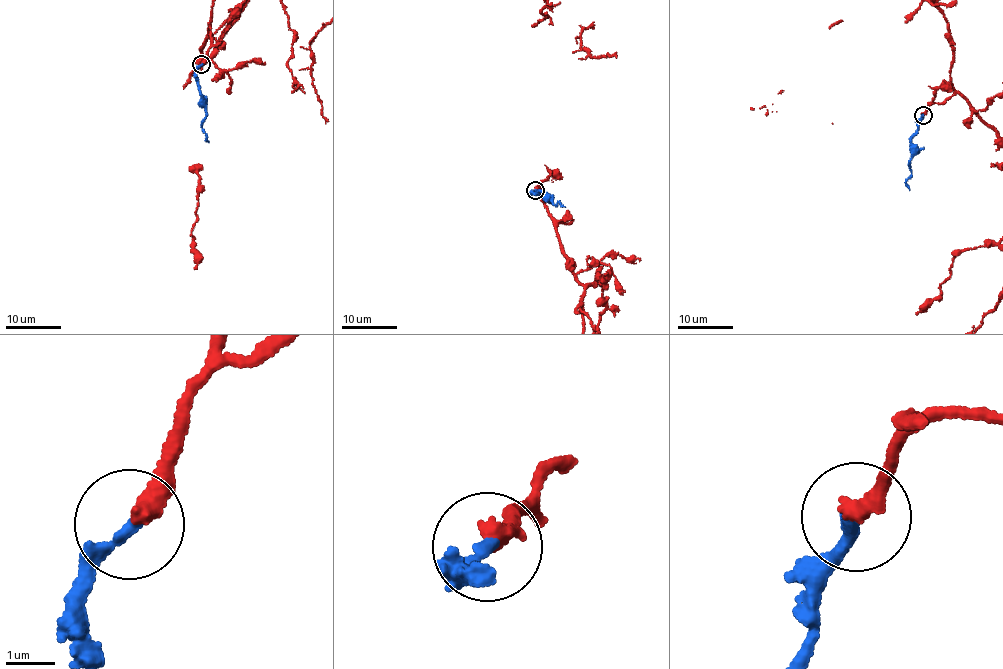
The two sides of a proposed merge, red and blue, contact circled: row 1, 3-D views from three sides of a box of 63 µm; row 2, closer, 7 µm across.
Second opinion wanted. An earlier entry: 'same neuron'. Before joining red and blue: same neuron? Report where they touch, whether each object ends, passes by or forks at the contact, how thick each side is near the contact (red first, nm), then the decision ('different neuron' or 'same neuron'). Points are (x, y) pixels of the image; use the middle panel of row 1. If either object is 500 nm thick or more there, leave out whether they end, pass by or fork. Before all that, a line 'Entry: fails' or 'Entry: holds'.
Entry: holds
at (535, 190); red ends there; blue ends there; 400 nm thick on the red side, 240 nm on the other; same neuron

